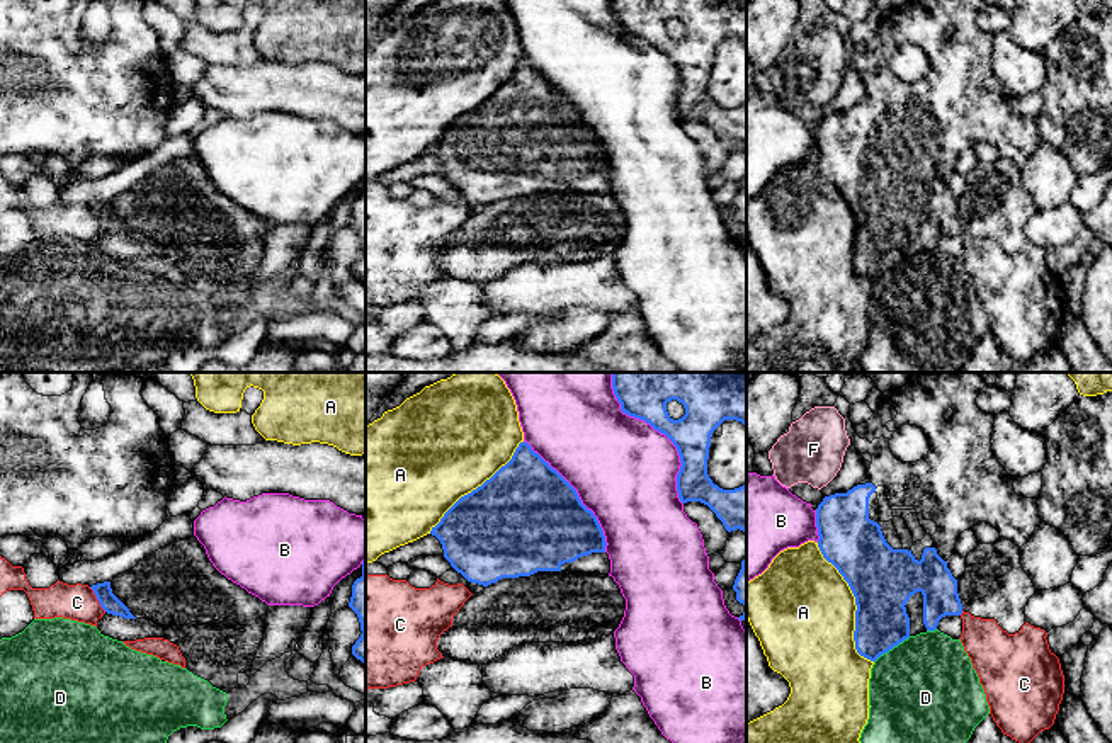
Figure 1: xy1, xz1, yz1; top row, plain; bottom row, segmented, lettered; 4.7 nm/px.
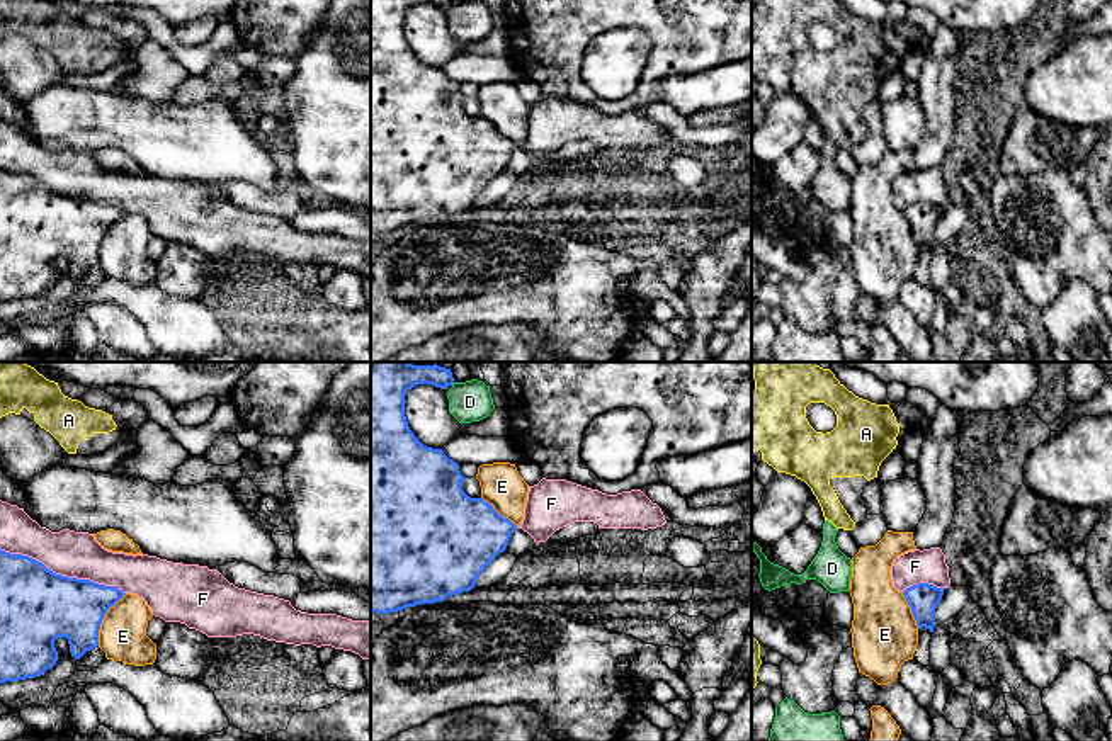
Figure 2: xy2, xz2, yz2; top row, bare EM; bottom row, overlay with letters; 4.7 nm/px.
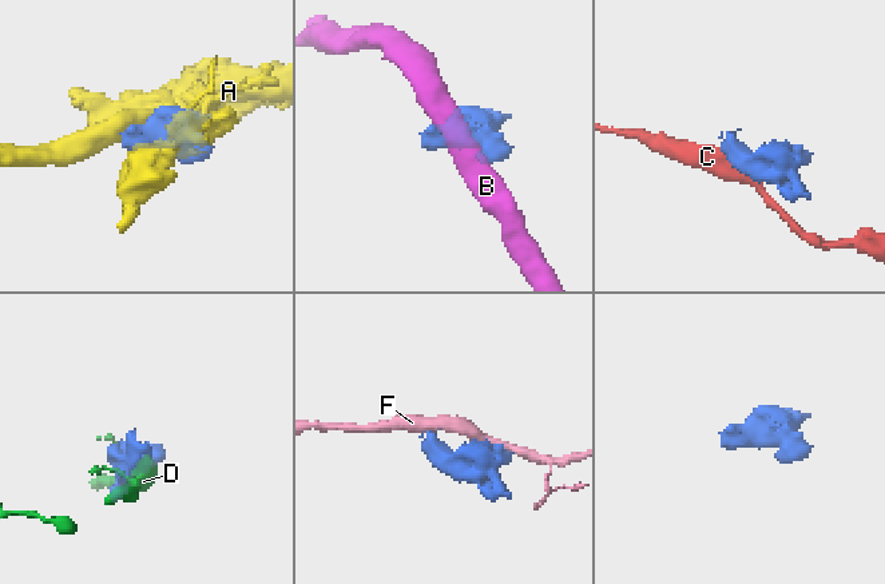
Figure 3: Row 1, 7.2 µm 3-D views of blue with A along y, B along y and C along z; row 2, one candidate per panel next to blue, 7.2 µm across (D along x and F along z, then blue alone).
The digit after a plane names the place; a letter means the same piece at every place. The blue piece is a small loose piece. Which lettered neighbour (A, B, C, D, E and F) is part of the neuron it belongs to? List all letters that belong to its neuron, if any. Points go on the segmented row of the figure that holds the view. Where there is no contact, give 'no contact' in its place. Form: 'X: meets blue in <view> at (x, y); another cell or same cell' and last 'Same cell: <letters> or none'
A: meets blue in yz1 at (856, 604); another cell
B: meets blue in xz1 at (660, 432); another cell
C: meets blue in xy1 at (97, 599); another cell
D: meets blue in yz1 at (891, 648); another cell
E: meets blue in xy2 at (102, 619); another cell
F: meets blue in xy2 at (63, 576); another cell
Same cell: none

